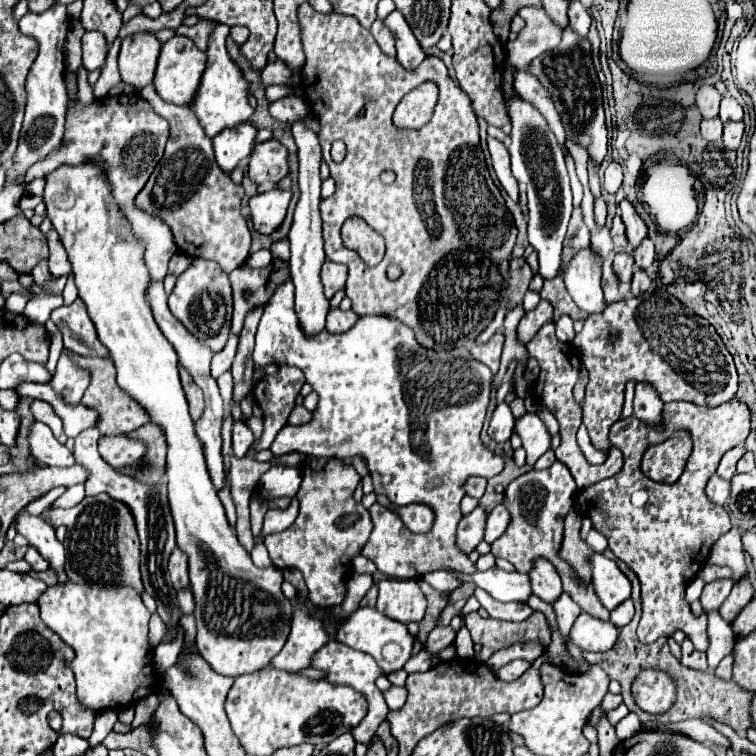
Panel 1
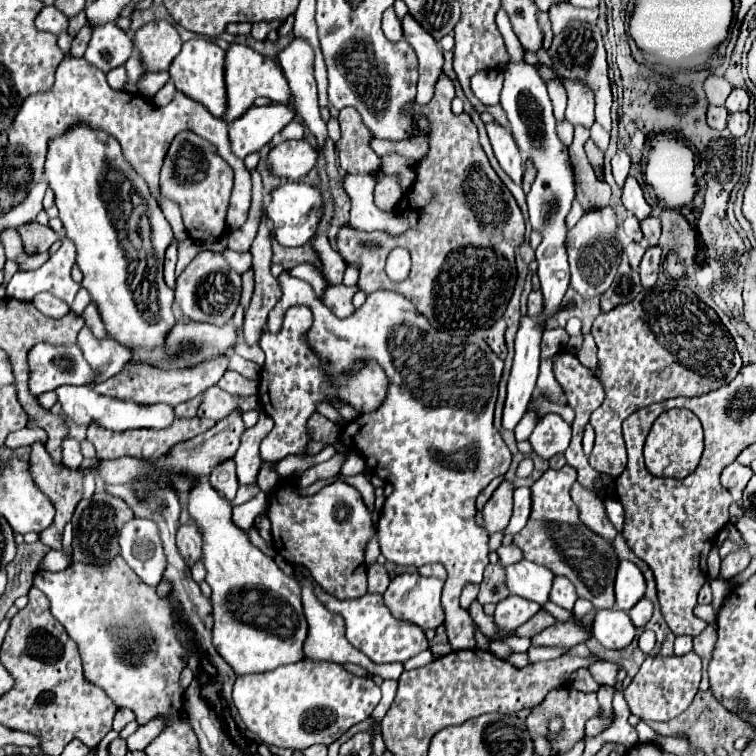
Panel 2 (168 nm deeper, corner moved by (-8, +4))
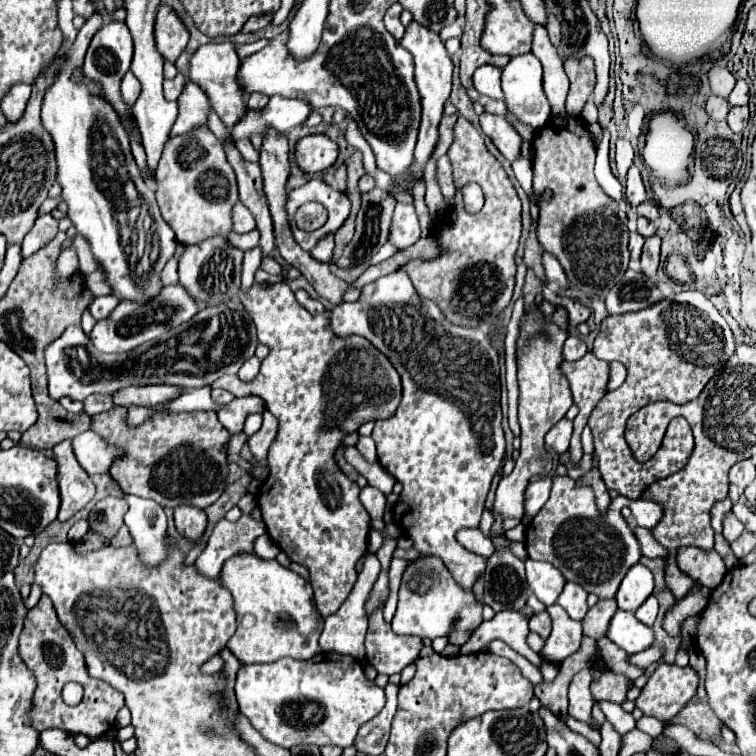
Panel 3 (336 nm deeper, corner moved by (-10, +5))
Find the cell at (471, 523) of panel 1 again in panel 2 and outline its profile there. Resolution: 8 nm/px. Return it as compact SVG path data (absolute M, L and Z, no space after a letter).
M502 482L492 498L486 502L484 510L482 510L482 518L484 518L484 530L488 534L500 532L506 528L510 516L512 516L512 484L510 482Z

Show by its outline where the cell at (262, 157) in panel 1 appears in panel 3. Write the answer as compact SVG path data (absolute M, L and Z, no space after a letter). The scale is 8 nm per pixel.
M316 133L298 141L296 163L304 173L314 175L332 167L338 159L338 153L340 153L340 147L332 137L324 133Z

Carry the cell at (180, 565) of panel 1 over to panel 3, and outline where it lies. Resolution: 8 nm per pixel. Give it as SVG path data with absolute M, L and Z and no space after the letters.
M186 505L176 507L174 521L178 533L190 541L198 541L206 529L206 513L196 507L186 507Z

